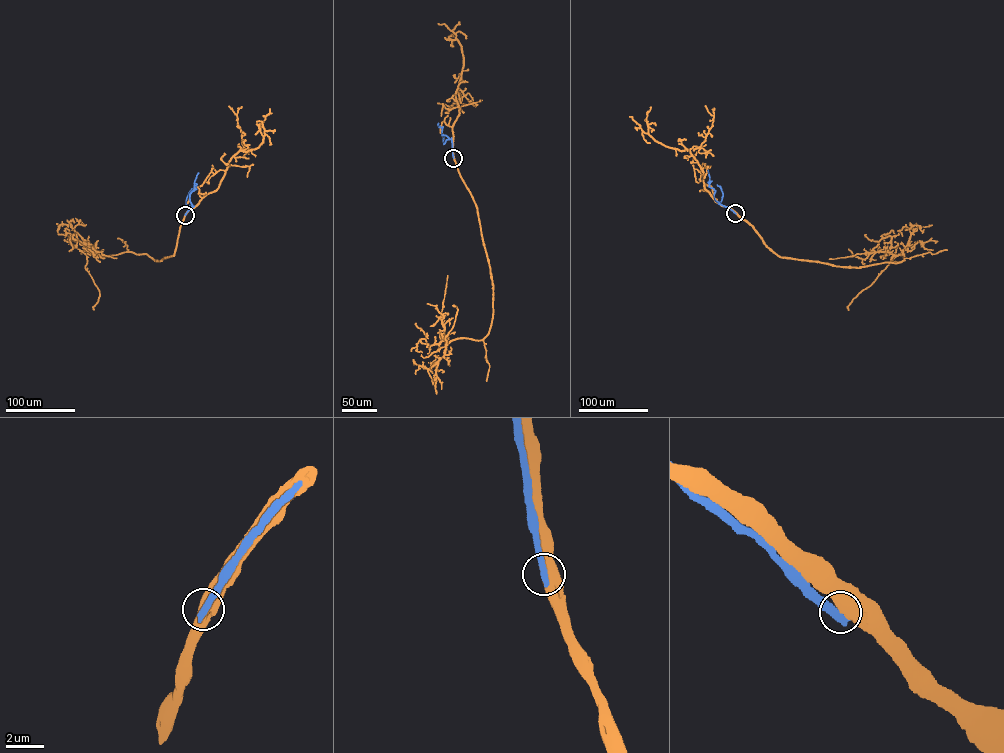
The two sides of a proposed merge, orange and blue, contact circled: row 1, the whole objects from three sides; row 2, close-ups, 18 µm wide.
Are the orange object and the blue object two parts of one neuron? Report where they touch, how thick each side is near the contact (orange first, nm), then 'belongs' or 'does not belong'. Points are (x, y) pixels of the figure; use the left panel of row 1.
at (185, 215); 850 nm thick on the orange side, 480 nm on the other; does not belong

